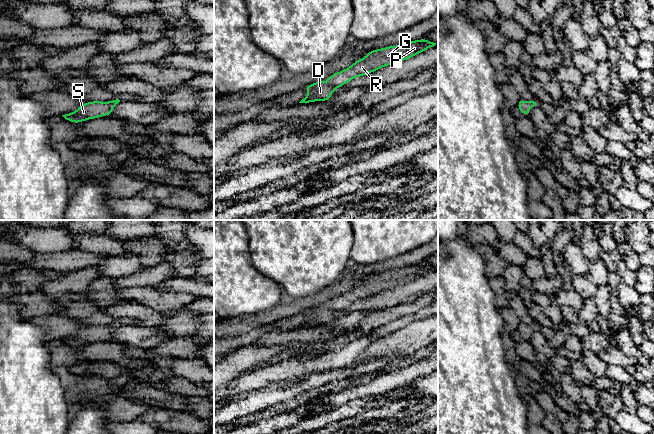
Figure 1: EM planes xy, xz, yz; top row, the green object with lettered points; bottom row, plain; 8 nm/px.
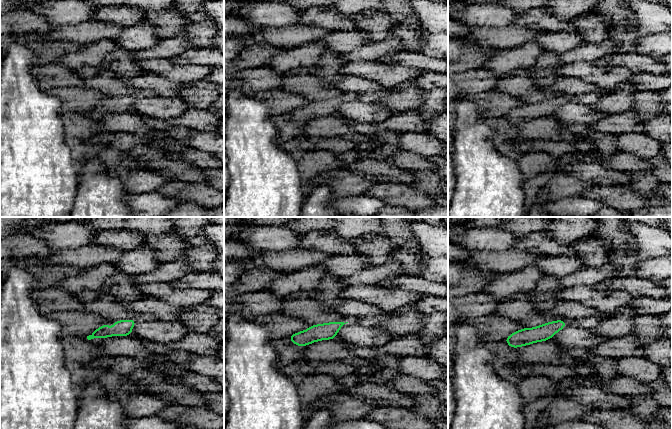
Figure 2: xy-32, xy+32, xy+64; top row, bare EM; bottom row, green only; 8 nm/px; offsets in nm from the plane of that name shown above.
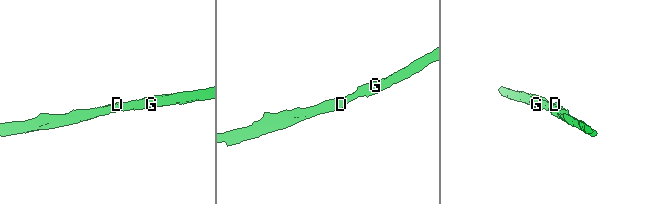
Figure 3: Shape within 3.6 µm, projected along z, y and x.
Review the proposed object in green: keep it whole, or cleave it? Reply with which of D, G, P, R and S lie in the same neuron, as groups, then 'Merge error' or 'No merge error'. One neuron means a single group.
Groups: D G P R S. No merge error

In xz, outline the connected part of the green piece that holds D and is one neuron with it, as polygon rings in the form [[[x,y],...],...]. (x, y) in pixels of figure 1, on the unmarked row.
[[[419,263],[396,270],[372,274],[363,283],[354,286],[345,294],[332,298],[326,306],[318,305],[305,310],[304,312],[308,315],[308,319],[299,327],[327,325],[335,313],[352,303],[409,283],[435,269],[436,267],[429,264]]]

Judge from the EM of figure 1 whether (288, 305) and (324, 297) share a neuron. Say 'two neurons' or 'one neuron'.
one neuron

